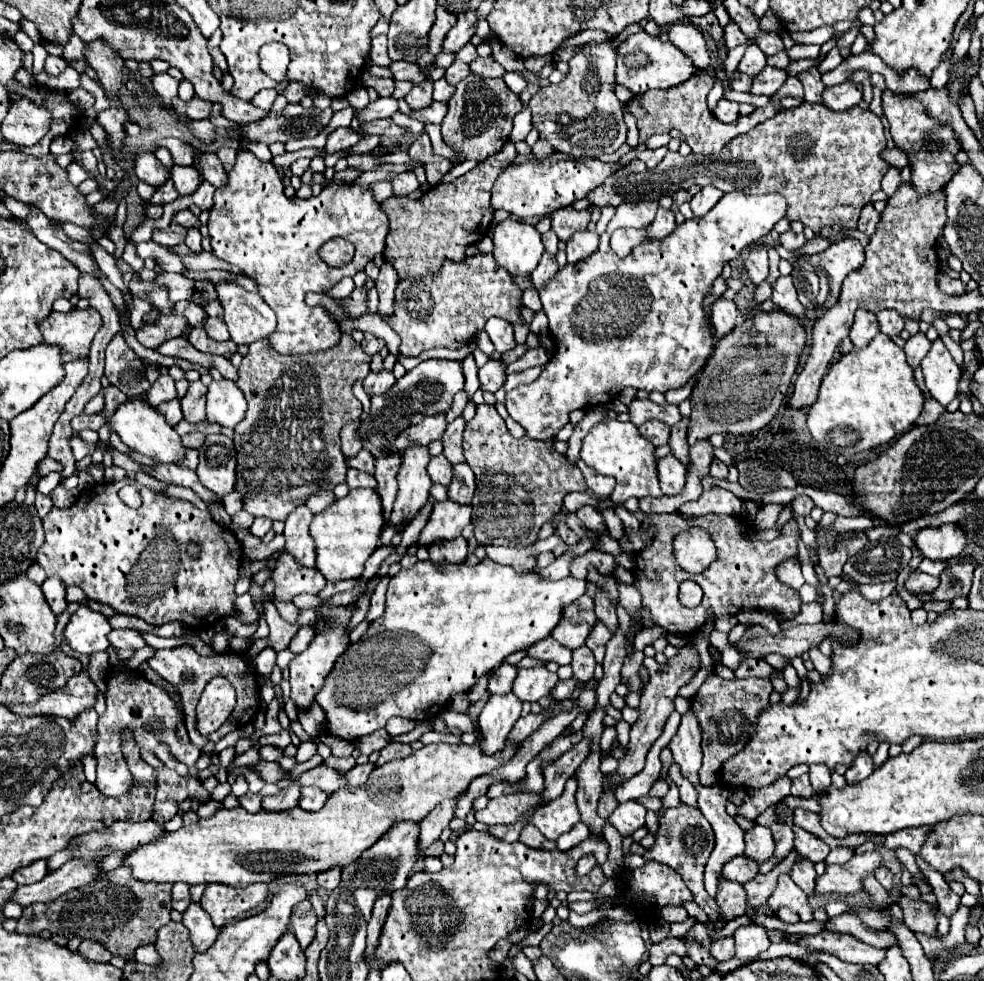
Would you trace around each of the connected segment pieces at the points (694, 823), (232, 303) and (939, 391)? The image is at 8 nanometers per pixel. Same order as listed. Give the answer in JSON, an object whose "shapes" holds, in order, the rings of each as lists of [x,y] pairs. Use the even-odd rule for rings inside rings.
{"shapes":[[[[692,806],[670,808],[662,816],[660,828],[654,838],[656,838],[654,846],[644,852],[644,858],[646,860],[660,860],[660,864],[668,864],[672,870],[676,870],[684,878],[688,890],[694,894],[694,902],[708,914],[708,920],[714,924],[714,932],[720,932],[724,928],[726,920],[722,918],[718,904],[704,892],[704,882],[702,882],[704,866],[706,866],[708,856],[714,848],[714,832],[712,832],[712,826],[708,824],[708,820],[702,816],[700,810],[696,810]]],[[[232,280],[214,286],[224,308],[224,322],[236,344],[252,344],[276,332],[276,314],[260,294],[246,292]]],[[[940,338],[932,344],[930,352],[924,356],[922,372],[924,372],[924,382],[934,400],[946,406],[956,398],[960,366],[954,362],[954,358],[950,356],[948,348]]]]}

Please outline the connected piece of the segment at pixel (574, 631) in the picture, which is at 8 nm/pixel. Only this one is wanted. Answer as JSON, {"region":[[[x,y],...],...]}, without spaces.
{"region":[[[580,596],[578,600],[564,608],[562,618],[550,636],[560,644],[576,650],[586,642],[594,622],[596,622],[594,600],[590,596]]]}

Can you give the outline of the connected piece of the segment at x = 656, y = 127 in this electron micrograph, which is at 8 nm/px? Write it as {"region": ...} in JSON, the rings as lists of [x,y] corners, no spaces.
{"region":[[[696,74],[692,80],[686,80],[684,84],[676,86],[676,88],[652,90],[652,92],[644,92],[642,96],[634,96],[628,102],[628,106],[630,106],[630,112],[638,120],[640,142],[646,142],[646,138],[652,136],[652,134],[664,134],[664,132],[670,132],[672,128],[676,128],[676,130],[682,132],[682,136],[688,142],[688,146],[692,148],[692,152],[712,154],[712,152],[718,152],[720,148],[724,148],[724,144],[728,144],[734,136],[740,136],[740,134],[746,134],[748,130],[752,130],[758,122],[776,116],[780,110],[792,110],[792,108],[802,104],[800,98],[782,98],[780,102],[772,102],[770,100],[766,106],[756,108],[756,112],[752,112],[750,116],[738,118],[732,124],[722,124],[706,108],[706,96],[708,96],[712,84],[714,84],[712,76]]]}

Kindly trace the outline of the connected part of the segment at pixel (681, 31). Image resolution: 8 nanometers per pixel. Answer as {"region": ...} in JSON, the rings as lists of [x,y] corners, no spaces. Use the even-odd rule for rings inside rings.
{"region":[[[672,24],[672,28],[668,30],[668,40],[678,46],[682,52],[686,52],[686,56],[692,58],[692,62],[696,64],[698,70],[708,68],[710,64],[710,56],[708,56],[708,48],[706,48],[706,40],[702,36],[702,32],[692,26],[692,24]]]}

